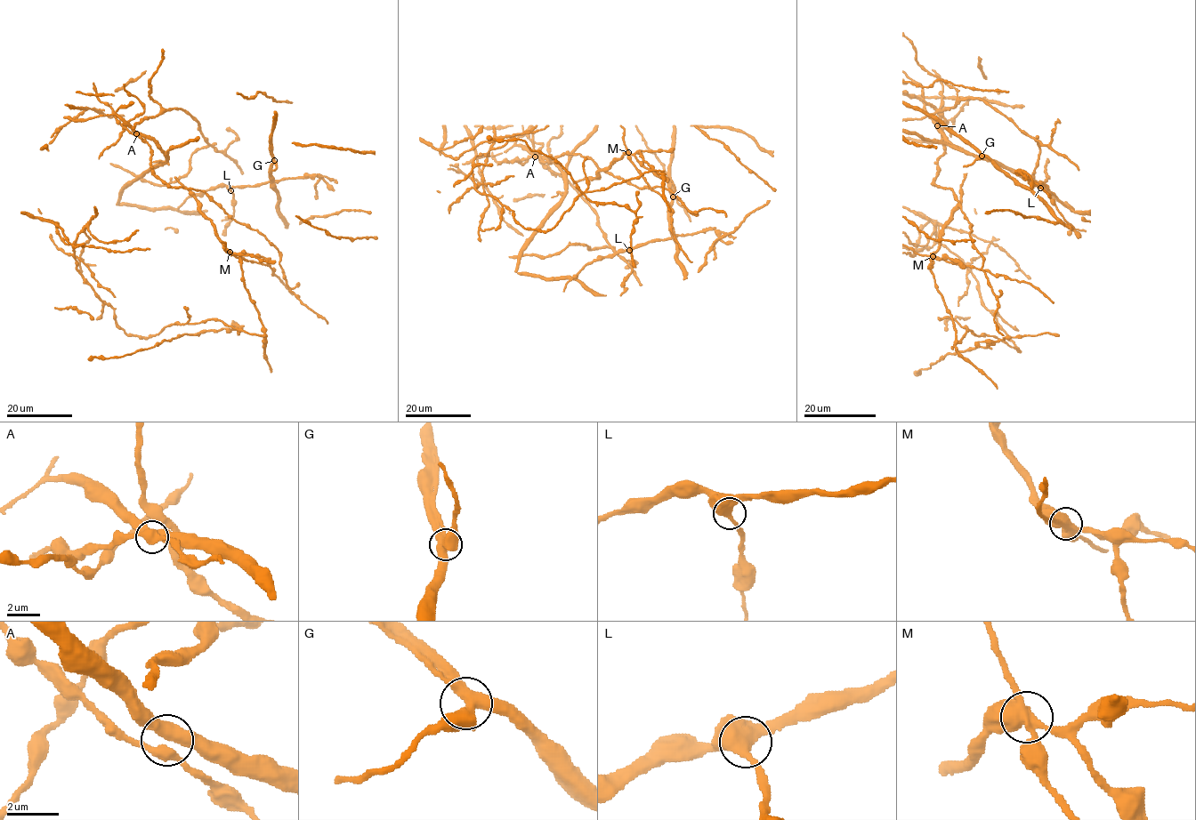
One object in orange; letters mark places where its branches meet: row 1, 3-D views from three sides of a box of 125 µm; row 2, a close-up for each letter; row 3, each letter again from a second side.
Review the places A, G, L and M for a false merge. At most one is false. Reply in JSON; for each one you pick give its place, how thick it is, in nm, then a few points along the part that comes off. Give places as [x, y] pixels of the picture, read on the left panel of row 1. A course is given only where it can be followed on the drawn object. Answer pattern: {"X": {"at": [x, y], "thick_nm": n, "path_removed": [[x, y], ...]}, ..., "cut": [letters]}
{"cut": []}

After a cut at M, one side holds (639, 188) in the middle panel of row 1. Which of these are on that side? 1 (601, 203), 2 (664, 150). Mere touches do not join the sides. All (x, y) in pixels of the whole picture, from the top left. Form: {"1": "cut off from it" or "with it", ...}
{"1": "with it", "2": "cut off from it"}

